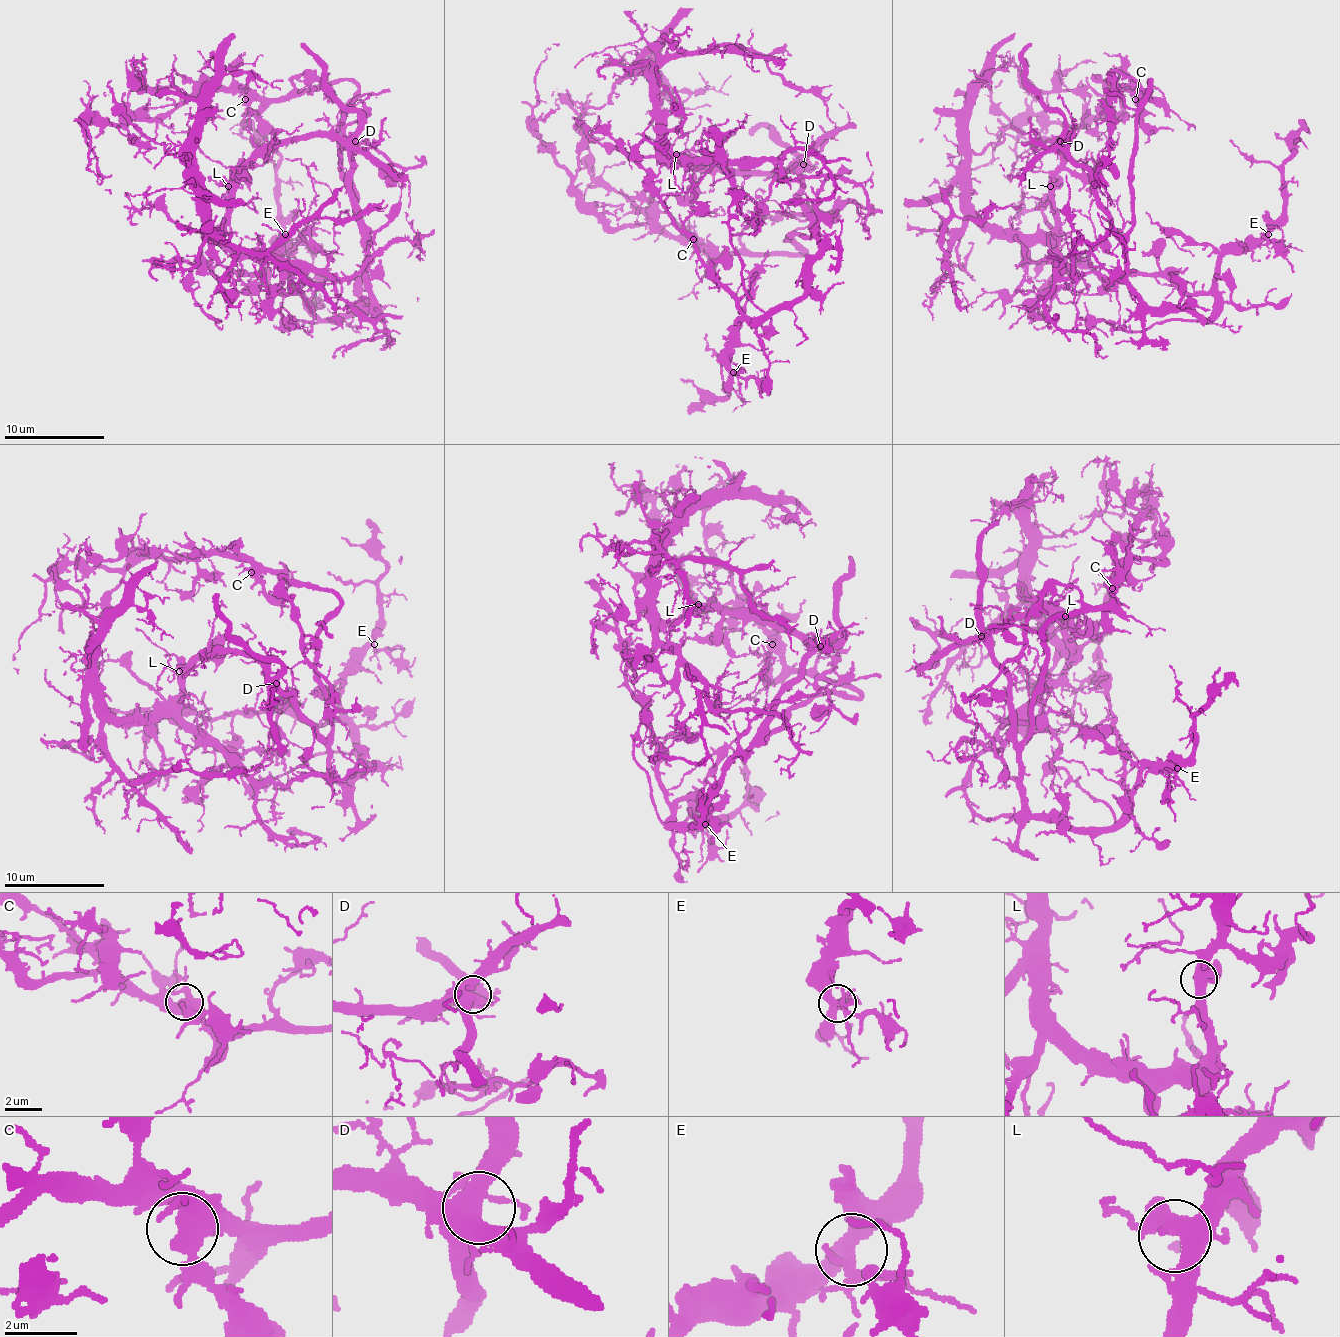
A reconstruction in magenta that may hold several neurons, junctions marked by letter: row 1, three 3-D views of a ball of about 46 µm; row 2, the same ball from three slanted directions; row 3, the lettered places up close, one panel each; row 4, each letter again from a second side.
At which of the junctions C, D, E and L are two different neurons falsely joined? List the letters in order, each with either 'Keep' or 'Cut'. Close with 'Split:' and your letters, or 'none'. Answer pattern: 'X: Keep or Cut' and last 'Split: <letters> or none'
C: Keep
D: Keep
E: Keep
L: Keep
Split: none

